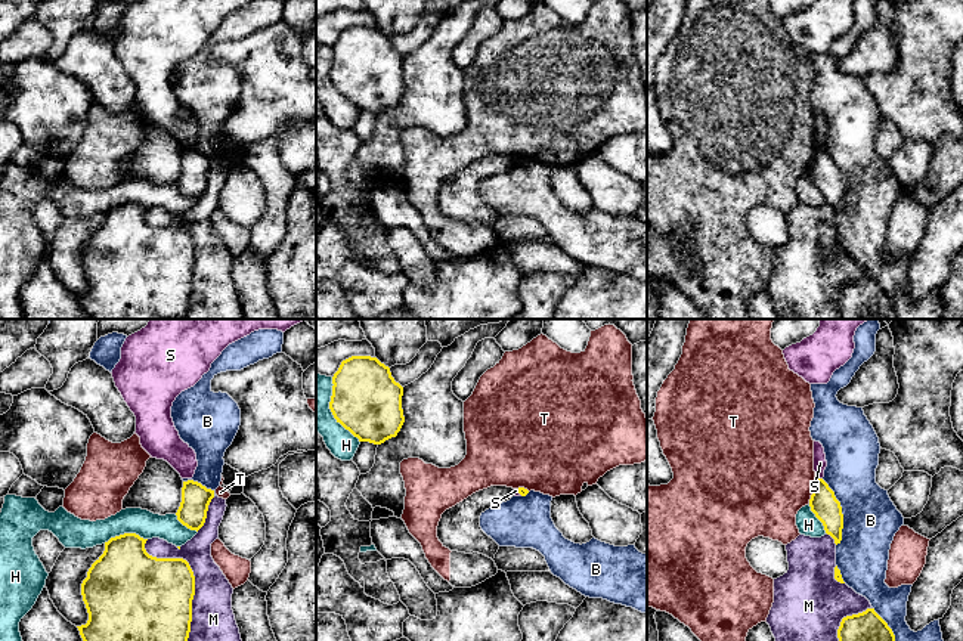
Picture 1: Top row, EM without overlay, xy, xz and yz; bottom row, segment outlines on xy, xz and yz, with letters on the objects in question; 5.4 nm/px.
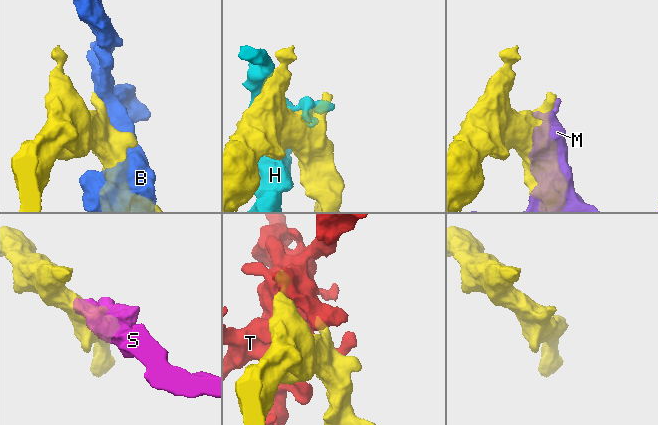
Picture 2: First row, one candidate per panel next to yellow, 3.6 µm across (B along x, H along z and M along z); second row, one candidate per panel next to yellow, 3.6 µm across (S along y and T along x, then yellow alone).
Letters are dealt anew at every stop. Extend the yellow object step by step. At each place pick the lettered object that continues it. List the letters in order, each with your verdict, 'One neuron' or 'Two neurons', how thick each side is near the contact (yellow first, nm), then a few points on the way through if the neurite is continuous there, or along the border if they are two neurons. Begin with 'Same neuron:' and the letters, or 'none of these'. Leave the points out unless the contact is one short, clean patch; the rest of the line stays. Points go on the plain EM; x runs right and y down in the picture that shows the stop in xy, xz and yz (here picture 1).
Same neuron: none of these
B: Two neurons. Thickness 150 nm (yellow) against 300 nm
H: Two neurons. Thickness 380 nm (yellow) against 160 nm
M: Two neurons. Thickness 440 nm (yellow) against 240 nm
S: Two neurons. Thickness 150 nm (yellow) against 70 nm. Boundary: yz (817, 146), (821, 148)
T: Two neurons. Thickness 150 nm (yellow) against 480 nm

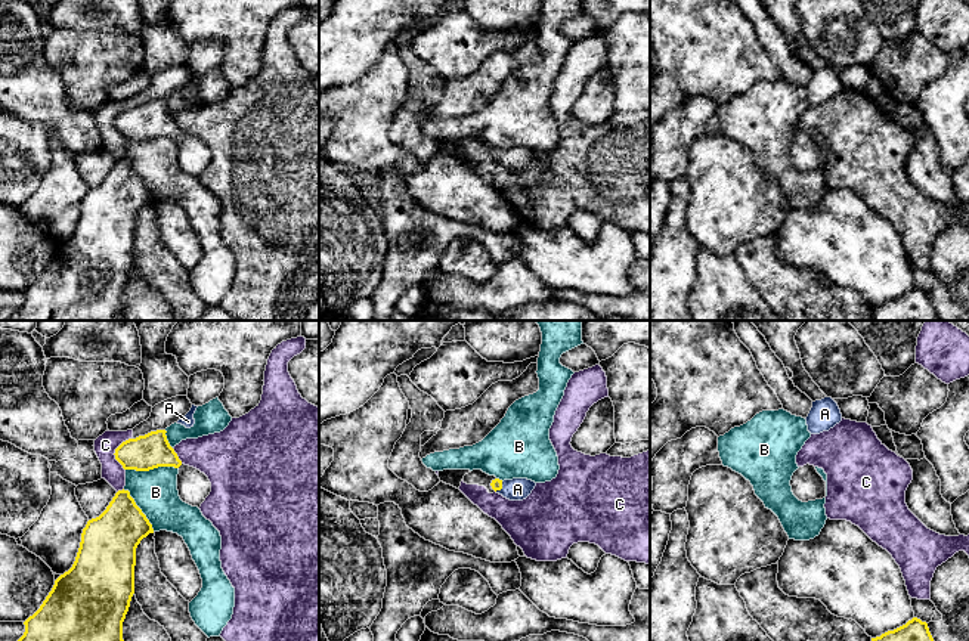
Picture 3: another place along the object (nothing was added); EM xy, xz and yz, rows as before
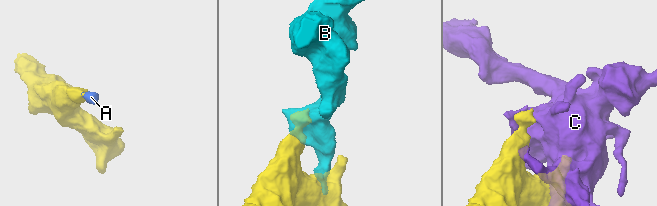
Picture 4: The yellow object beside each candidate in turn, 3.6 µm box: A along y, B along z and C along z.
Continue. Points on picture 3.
Same neuron: A
A: One neuron. Thickness 60 nm (yellow) against 130 nm. Path across: xz (497, 154), (501, 157), (517, 158)
B: Two neurons. Thickness 190 nm (yellow) against 240 nm
C: Two neurons. Thickness 190 nm (yellow) against 120 nm

